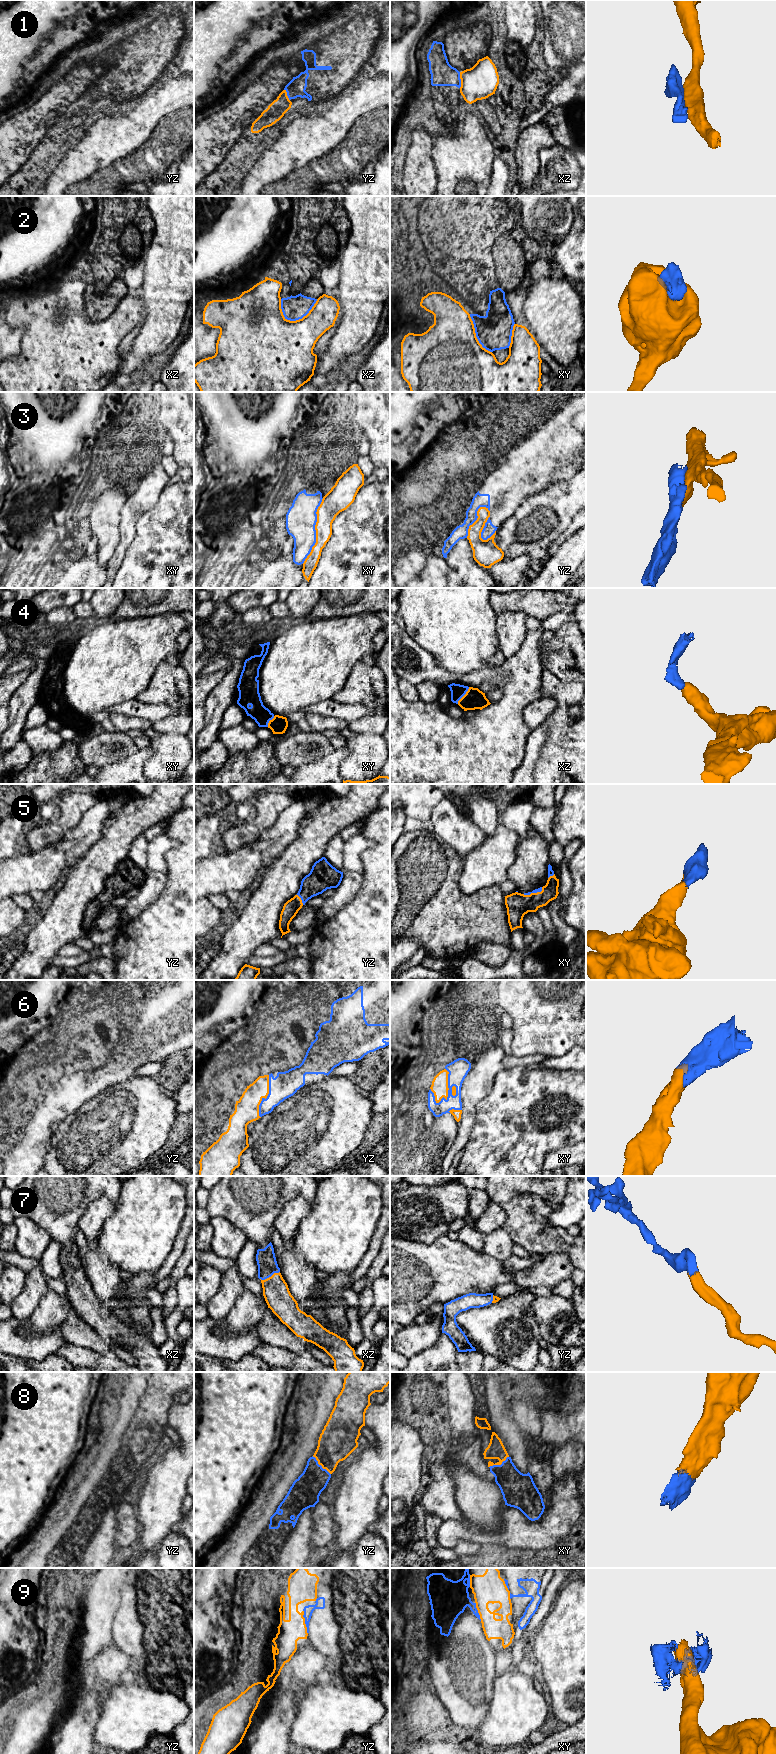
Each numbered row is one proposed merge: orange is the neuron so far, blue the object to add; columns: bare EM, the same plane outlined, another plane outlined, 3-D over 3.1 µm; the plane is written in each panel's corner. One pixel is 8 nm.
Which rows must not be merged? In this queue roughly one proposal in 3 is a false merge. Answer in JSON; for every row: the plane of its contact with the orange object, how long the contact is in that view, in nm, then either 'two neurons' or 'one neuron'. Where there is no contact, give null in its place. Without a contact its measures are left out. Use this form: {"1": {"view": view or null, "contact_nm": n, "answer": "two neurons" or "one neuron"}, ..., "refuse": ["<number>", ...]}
{"1": {"view": "xz", "contact_nm": 130, "answer": "two neurons"}, "2": {"view": "xz", "contact_nm": 320, "answer": "two neurons"}, "3": {"view": "xy", "contact_nm": 550, "answer": "two neurons"}, "4": {"view": "xz", "contact_nm": 170, "answer": "one neuron"}, "5": {"view": "yz", "contact_nm": 100, "answer": "one neuron"}, "6": {"view": "xy", "contact_nm": 300, "answer": "one neuron"}, "7": {"view": "xz", "contact_nm": 170, "answer": "one neuron"}, "8": {"view": "yz", "contact_nm": 220, "answer": "one neuron"}, "9": {"view": "yz", "contact_nm": 190, "answer": "two neurons"}, "refuse": ["1", "2", "3", "9"]}

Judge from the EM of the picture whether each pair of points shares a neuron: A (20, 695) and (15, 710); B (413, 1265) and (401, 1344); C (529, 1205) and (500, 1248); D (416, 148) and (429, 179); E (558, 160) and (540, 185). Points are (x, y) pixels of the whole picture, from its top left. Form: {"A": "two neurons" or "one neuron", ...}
{"A": "one neuron", "B": "two neurons", "C": "two neurons", "D": "one neuron", "E": "one neuron"}

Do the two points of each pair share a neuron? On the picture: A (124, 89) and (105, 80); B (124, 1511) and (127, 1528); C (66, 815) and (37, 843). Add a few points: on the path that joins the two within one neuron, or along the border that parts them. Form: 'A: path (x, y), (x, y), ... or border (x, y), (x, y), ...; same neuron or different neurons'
A: path (119, 84), (116, 81), (110, 81); same neuron
B: path (126, 1515), (127, 1524); same neuron
C: path (62, 823), (45, 839); same neuron

